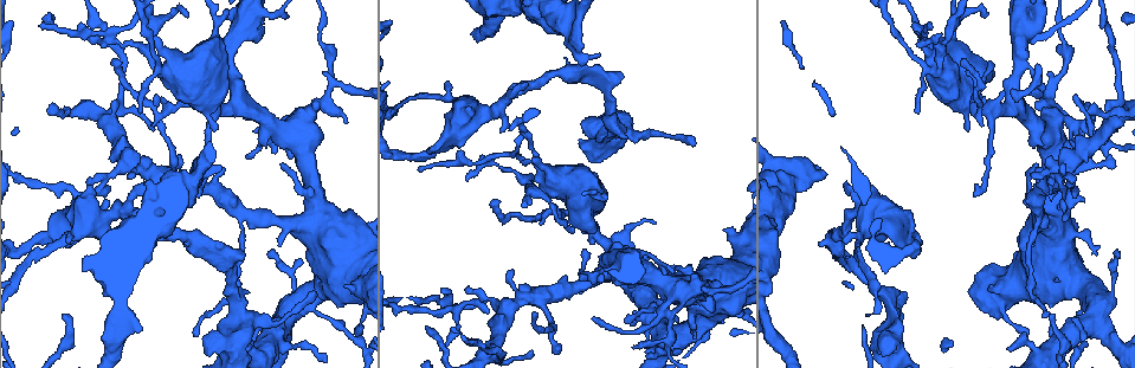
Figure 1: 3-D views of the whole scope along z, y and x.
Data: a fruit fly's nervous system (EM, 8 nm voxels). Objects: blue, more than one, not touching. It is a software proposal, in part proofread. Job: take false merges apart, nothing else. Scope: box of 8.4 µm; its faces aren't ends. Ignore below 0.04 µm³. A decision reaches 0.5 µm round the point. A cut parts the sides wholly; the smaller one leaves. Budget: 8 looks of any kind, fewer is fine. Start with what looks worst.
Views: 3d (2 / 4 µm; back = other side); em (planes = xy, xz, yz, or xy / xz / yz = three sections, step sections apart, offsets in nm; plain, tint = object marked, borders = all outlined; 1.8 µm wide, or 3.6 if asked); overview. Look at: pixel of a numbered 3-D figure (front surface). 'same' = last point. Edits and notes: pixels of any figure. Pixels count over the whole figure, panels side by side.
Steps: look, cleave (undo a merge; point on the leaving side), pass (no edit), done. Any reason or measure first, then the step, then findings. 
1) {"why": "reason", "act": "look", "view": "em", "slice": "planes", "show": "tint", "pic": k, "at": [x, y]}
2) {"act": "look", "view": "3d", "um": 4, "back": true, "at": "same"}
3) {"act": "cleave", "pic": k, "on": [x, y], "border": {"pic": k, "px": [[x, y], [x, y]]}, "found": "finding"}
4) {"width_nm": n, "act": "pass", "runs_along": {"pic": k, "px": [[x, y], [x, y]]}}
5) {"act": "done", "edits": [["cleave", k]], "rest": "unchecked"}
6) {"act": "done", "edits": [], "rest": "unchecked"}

{"why": "small branch off a trunk", "act": "look", "view": "em", "um": 3.6, "slice": "planes", "show": "tint", "pic": 1, "at": [301, 121]}

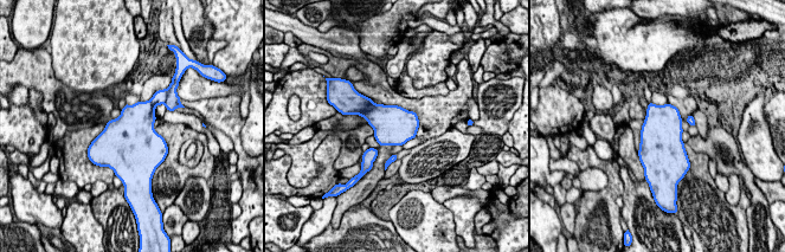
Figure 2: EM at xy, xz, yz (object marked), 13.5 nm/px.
{"act": "pass", "found": "continuous, no second neuron"}

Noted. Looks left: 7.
{"why": "three-way junction", "act": "look", "view": "3d", "um": 2, "back": true, "pic": 1, "at": [1021, 37]}

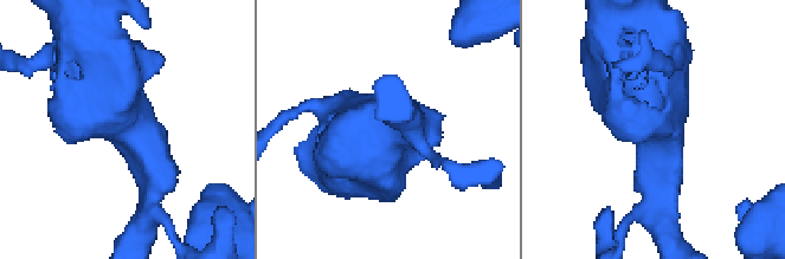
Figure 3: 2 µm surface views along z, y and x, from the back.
{"why": "shape alone is not enough", "act": "look", "view": "em", "slice": "yz", "step": 16, "show": "tint", "pic": 3, "at": [657, 128]}

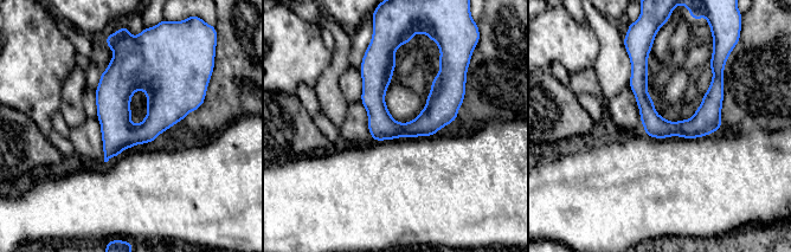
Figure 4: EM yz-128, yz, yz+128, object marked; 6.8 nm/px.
{"act": "look", "view": "em", "slice": "planes", "show": "tint", "at": "same"}

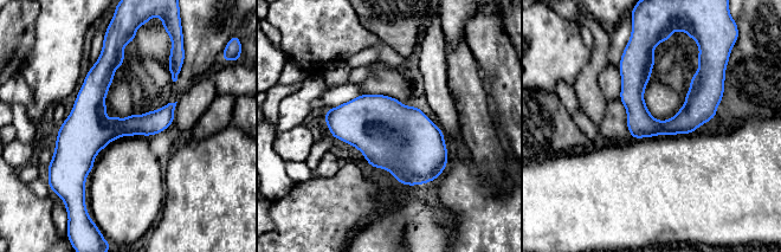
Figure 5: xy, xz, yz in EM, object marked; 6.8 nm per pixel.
{"act": "pass", "runs_along": {"pic": 5, "px": [[118, 53], [91, 96], [82, 180]]}, "found": "continuous, no second neuron"}

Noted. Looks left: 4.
{"why": "small branch off a trunk", "act": "look", "view": "3d", "um": 4, "pic": 1, "at": [1109, 123]}

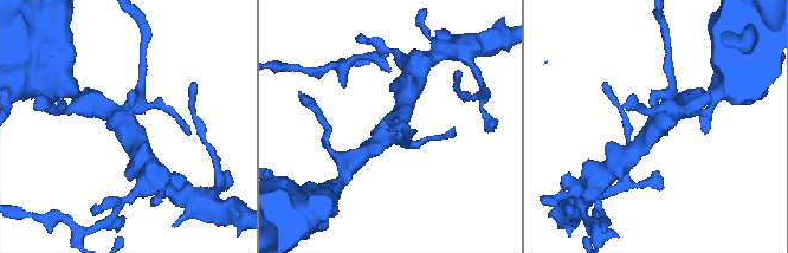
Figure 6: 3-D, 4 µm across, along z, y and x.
{"why": "need the tissue", "act": "look", "view": "em", "slice": "xz", "step": 16, "show": "tint", "pic": 6, "at": [126, 123]}

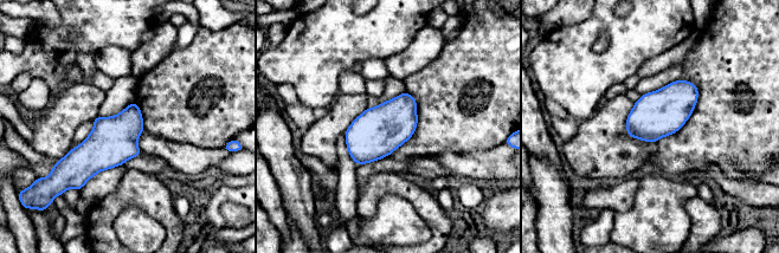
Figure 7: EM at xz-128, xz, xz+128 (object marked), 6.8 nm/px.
{"width_nm": 300, "act": "pass", "found": "all the same neuron"}

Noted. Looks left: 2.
{"act": "done", "edits": [], "rest": "unchecked"}

